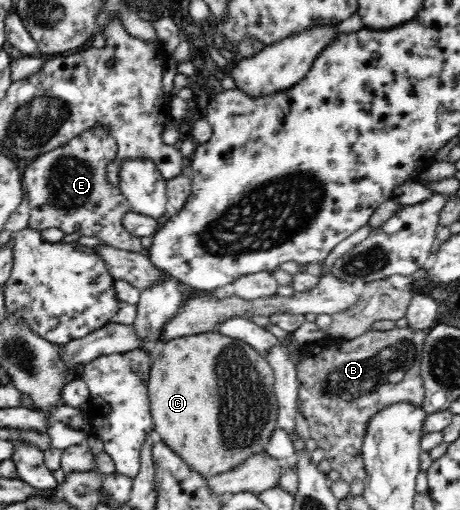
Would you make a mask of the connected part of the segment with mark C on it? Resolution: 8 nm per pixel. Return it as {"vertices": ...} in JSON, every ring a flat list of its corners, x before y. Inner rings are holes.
{"vertices":[[216,331,203,332,202,334,193,334,173,338,164,343,162,353,152,361,150,376,147,382,147,391,149,396,149,408,151,409,151,417,153,418,153,432,157,437,161,438,174,453,180,455,184,462,190,465,190,469,204,475,208,478,212,475,232,470,235,466,243,463,253,454,258,454,266,450,272,431,277,428,278,418,278,399,274,392,275,375,270,364,262,353,259,353,247,342,232,338]]}

